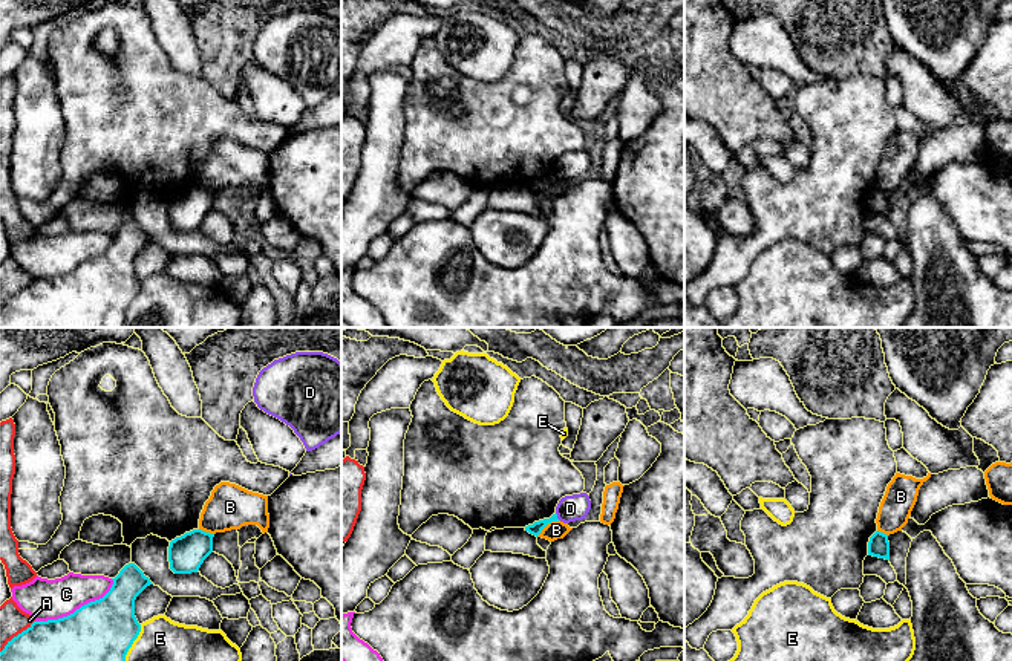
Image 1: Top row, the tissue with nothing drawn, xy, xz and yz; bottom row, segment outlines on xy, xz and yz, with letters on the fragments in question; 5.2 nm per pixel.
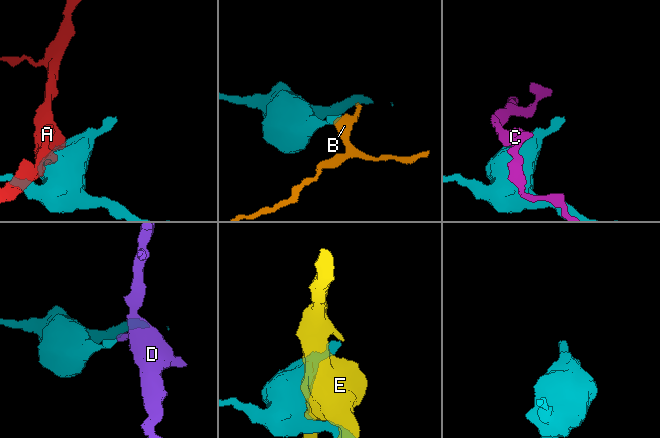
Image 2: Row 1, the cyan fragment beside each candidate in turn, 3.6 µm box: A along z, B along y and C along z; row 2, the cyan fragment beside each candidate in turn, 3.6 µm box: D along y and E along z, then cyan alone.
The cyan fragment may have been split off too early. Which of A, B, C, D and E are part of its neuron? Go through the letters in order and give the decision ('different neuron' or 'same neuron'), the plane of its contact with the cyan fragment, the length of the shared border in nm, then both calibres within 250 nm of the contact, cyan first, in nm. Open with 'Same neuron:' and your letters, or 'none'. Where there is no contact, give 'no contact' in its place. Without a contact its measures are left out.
Same neuron: none
A: different neuron; meets cyan in xy; contact 260 nm long; 220 nm thick on the cyan side, 140 nm on the other
B: different neuron; meets cyan in xz; contact 150 nm long; 70 nm thick on the cyan side, 100 nm on the other
C: different neuron; meets cyan in xy; contact 460 nm long; 320 nm thick on the cyan side, 220 nm on the other
D: different neuron; meets cyan in xz; contact 40 nm long; 70 nm thick on the cyan side, 140 nm on the other
E: different neuron; meets cyan in xy; contact 220 nm long; 320 nm thick on the cyan side, 220 nm on the other

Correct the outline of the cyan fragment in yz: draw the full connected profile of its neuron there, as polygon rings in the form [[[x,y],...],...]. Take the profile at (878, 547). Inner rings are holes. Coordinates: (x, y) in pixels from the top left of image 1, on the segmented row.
[[[876,531],[868,542],[868,555],[890,560],[890,542],[888,536]]]

